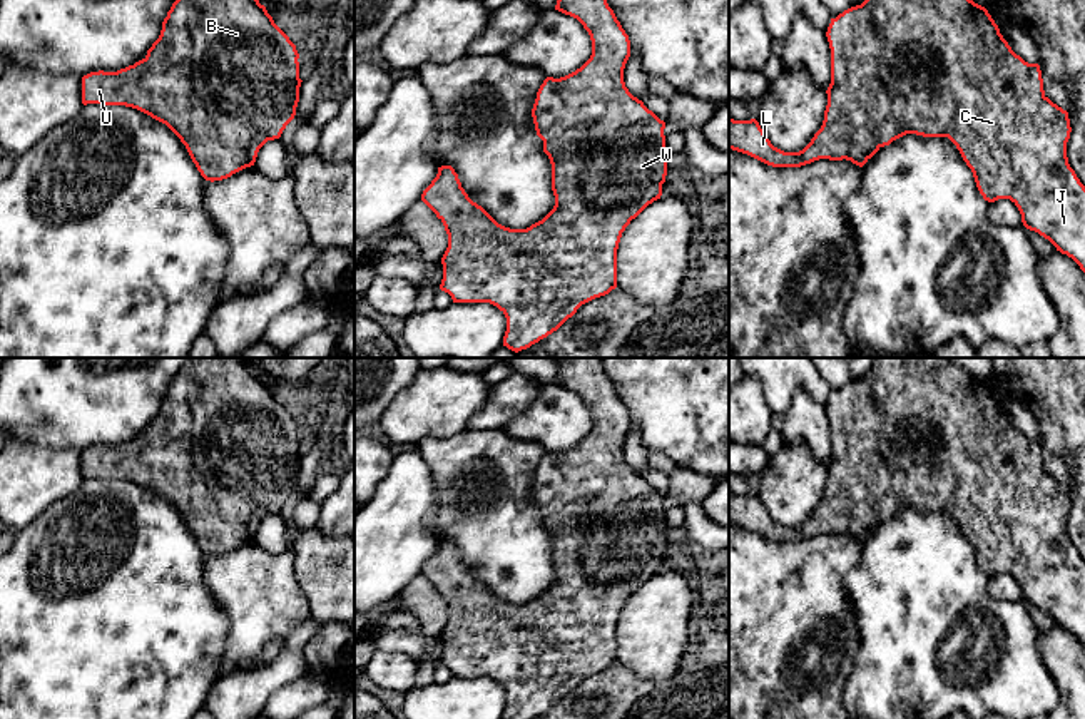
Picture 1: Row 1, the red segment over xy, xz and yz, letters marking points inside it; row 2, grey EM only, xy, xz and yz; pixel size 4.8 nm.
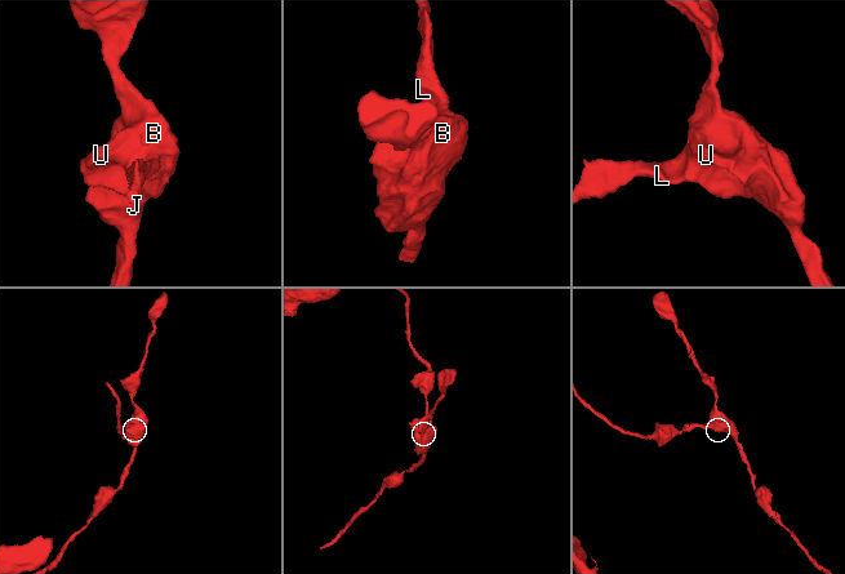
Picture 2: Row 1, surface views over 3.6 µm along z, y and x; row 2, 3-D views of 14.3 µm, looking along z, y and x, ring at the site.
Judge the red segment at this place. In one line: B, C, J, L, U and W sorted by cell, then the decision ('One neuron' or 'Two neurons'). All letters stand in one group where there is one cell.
Groups: B C J L U W. One neuron

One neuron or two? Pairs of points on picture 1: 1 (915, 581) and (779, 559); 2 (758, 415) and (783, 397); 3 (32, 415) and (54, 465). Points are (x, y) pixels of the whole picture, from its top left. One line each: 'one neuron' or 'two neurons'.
1: two neurons
2: two neurons
3: two neurons

